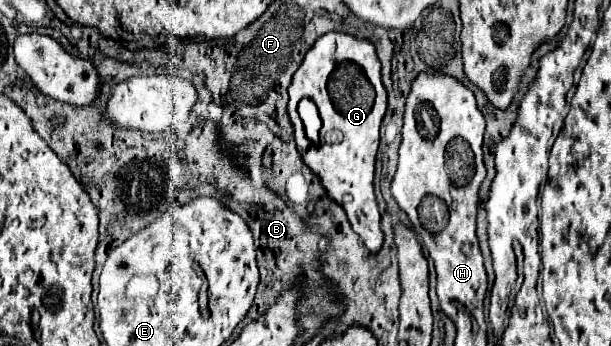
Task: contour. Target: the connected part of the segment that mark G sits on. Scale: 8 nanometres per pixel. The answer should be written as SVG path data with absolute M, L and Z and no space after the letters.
M327 32L315 40L299 70L293 74L287 108L291 122L297 122L297 102L303 96L315 100L323 122L321 144L319 148L311 148L307 136L295 136L297 150L303 162L319 176L329 198L345 210L351 228L359 234L369 252L377 252L383 244L381 214L373 192L379 124L387 108L387 92L379 70L381 64L373 42L359 40L345 32Z

